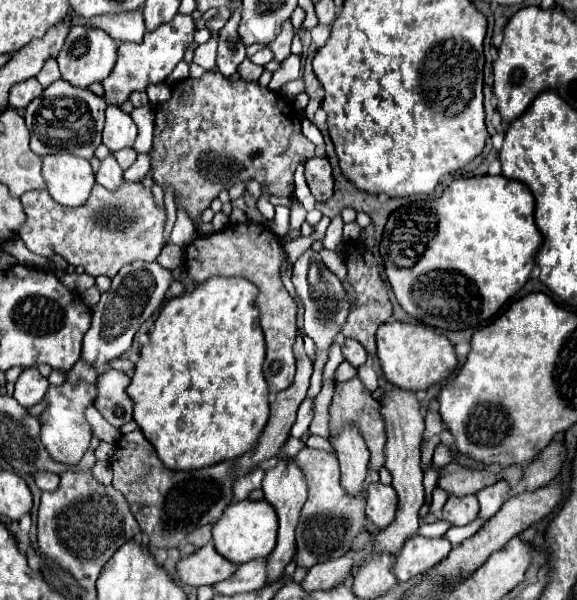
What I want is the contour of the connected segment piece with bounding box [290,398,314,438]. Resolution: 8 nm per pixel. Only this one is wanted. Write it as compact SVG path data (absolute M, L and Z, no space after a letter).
M306 398L298 408L298 418L296 418L296 422L294 422L292 430L290 430L290 436L300 438L308 430L312 418L314 418L314 398Z

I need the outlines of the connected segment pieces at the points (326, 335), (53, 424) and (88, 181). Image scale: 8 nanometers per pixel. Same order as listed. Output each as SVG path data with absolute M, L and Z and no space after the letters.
M312 250L294 262L292 282L294 282L296 294L304 300L304 306L306 306L304 332L306 332L306 336L310 336L314 340L316 348L326 350L338 336L342 324L346 322L348 310L350 310L342 282L324 266L324 262L320 260L320 254L312 252Z
M64 382L60 386L50 386L44 400L46 400L46 408L40 414L40 426L42 426L40 440L52 460L68 466L76 466L92 440L92 428L86 422L84 412L96 400L96 384Z
M68 152L44 156L42 176L50 196L62 206L84 204L94 186L94 172L90 162Z

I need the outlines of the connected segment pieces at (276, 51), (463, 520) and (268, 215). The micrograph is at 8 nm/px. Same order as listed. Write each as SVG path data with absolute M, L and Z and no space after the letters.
M278 34L276 40L272 44L268 44L268 48L274 54L274 60L286 60L290 56L290 44L292 44L294 34Z
M474 494L450 496L448 502L444 504L442 518L448 520L450 524L454 524L454 526L466 526L472 520L476 520L478 510L480 510L480 506L478 506L478 500L476 500Z
M264 188L262 190L262 196L260 196L260 200L258 200L258 210L260 210L260 214L266 218L266 220L272 220L274 218L274 206L272 206L272 202L270 202L270 192Z

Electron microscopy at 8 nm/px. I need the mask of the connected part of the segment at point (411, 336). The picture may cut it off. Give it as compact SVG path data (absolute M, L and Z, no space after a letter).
M390 320L378 328L376 344L384 378L402 390L428 390L432 384L446 380L458 368L452 342L444 334L438 334L436 328L428 328L426 324Z

